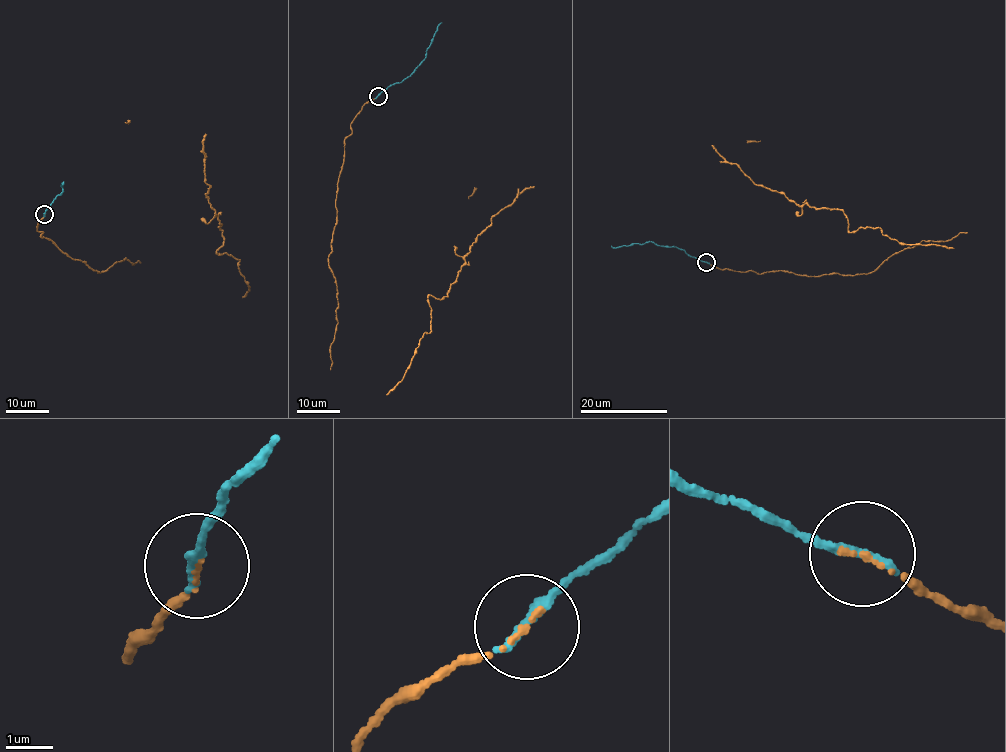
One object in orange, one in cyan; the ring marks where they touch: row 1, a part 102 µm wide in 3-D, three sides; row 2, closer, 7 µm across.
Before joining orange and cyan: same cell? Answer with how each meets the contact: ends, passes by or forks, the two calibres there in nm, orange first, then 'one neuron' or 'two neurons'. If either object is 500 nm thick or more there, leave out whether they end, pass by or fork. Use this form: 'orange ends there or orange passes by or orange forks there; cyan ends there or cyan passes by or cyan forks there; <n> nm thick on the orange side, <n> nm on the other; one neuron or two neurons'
orange ends there; cyan ends there; 90 nm thick on the orange side, 240 nm on the other; one neuron

